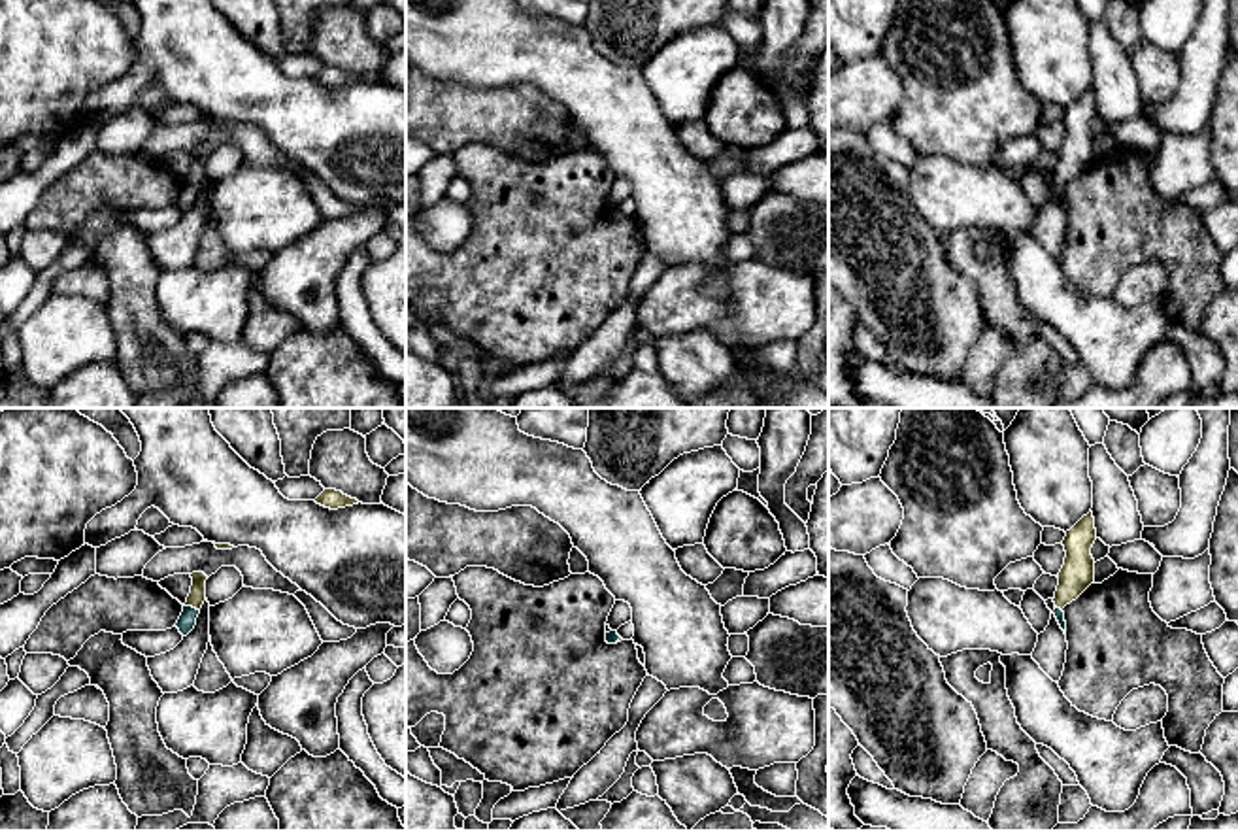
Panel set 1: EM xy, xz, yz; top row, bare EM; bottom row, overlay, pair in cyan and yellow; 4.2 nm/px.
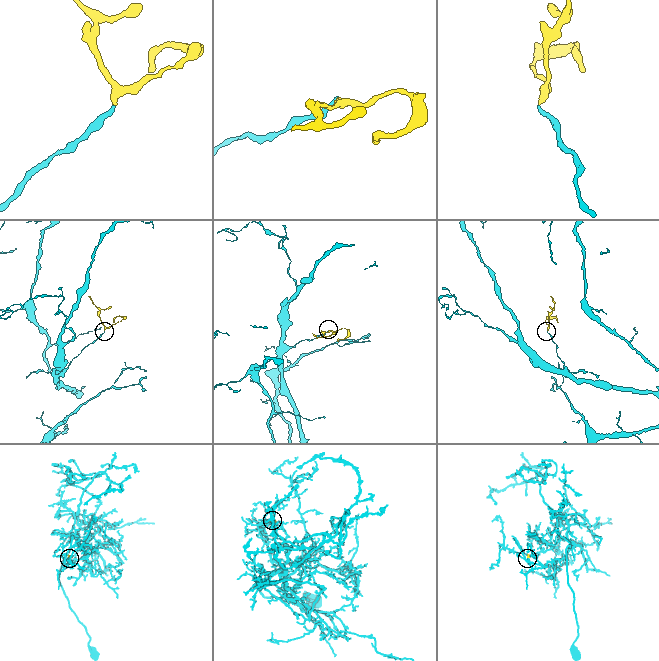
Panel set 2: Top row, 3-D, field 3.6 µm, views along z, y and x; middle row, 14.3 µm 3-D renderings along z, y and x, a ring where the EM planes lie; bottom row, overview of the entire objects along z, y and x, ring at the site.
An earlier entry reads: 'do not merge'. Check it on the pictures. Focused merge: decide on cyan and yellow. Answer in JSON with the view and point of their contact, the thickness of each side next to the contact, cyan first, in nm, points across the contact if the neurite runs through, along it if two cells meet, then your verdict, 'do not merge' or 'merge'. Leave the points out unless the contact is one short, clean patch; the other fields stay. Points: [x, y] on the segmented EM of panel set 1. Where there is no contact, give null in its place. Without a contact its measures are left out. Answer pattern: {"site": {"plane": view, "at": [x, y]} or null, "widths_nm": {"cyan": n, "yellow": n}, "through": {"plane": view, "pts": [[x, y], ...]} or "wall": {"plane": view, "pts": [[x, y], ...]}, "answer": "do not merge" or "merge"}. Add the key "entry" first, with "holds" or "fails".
{"entry": "fails", "site": {"plane": "xy", "at": [191, 607]}, "widths_nm": {"cyan": 80, "yellow": 70}, "through": {"plane": "xy", "pts": [[187, 620], [191, 607], [197, 595]]}, "answer": "merge"}

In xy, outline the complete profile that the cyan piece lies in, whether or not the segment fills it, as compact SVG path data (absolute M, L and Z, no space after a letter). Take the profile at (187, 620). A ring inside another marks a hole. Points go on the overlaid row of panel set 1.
M192 572L191 578L192 578L191 593L189 593L183 612L176 623L176 627L179 629L179 633L183 636L187 636L194 629L196 618L206 601L208 576L204 572Z

